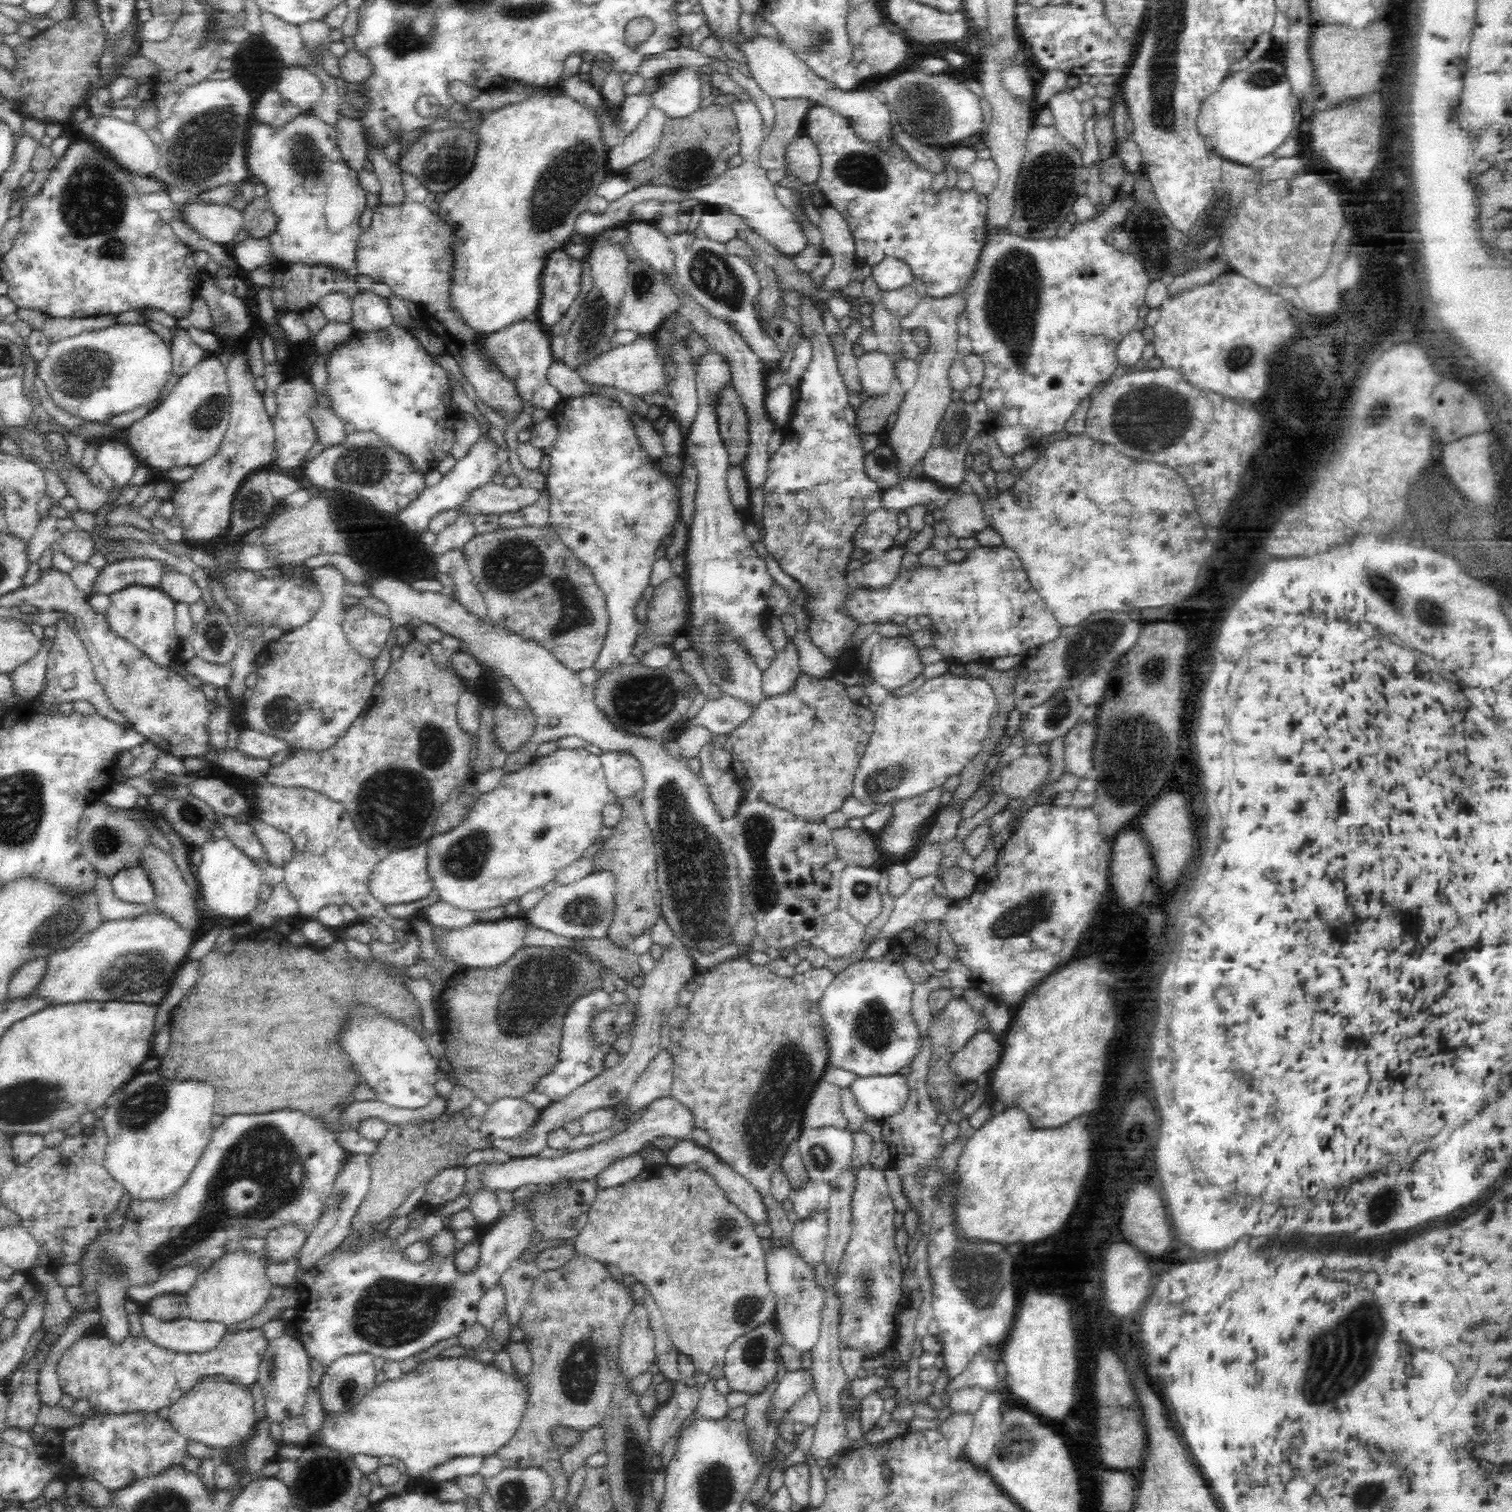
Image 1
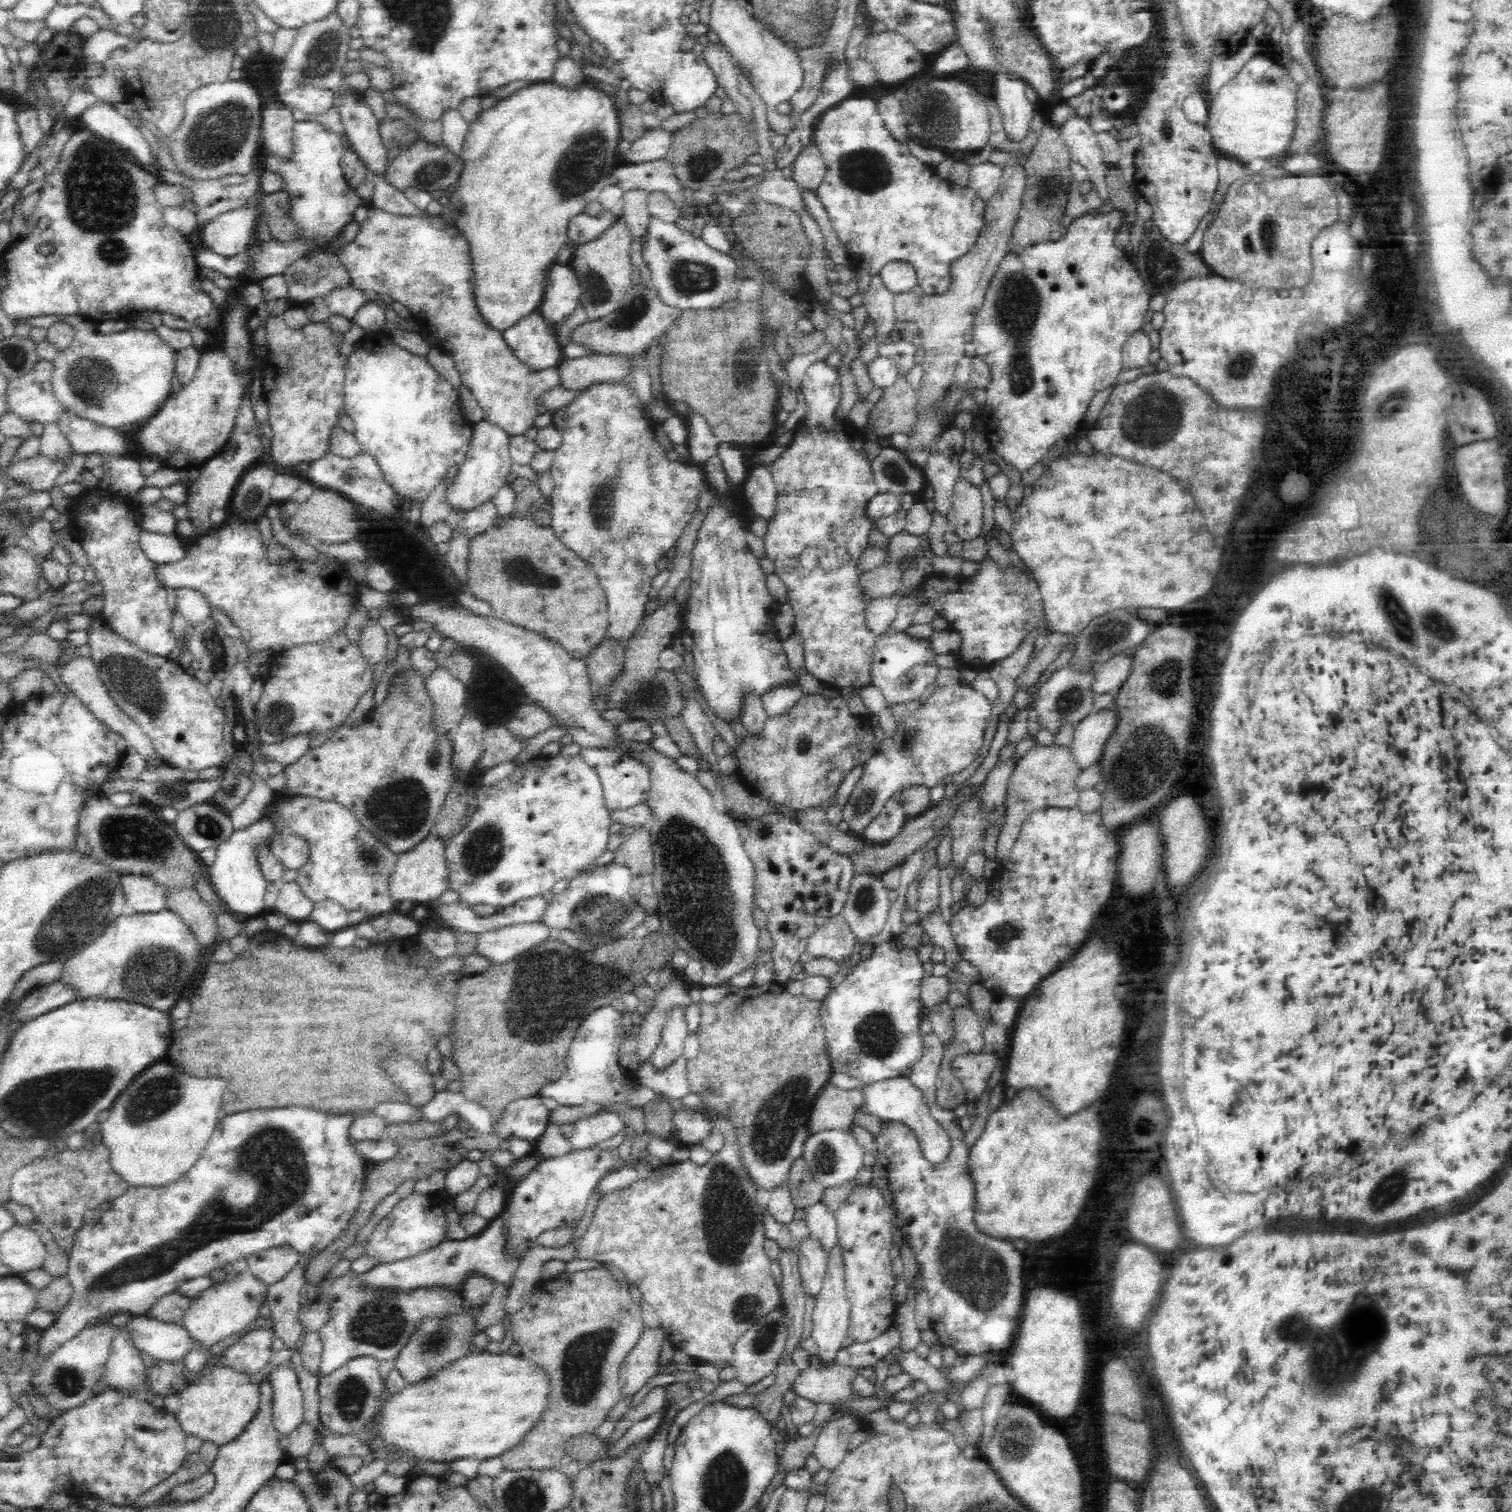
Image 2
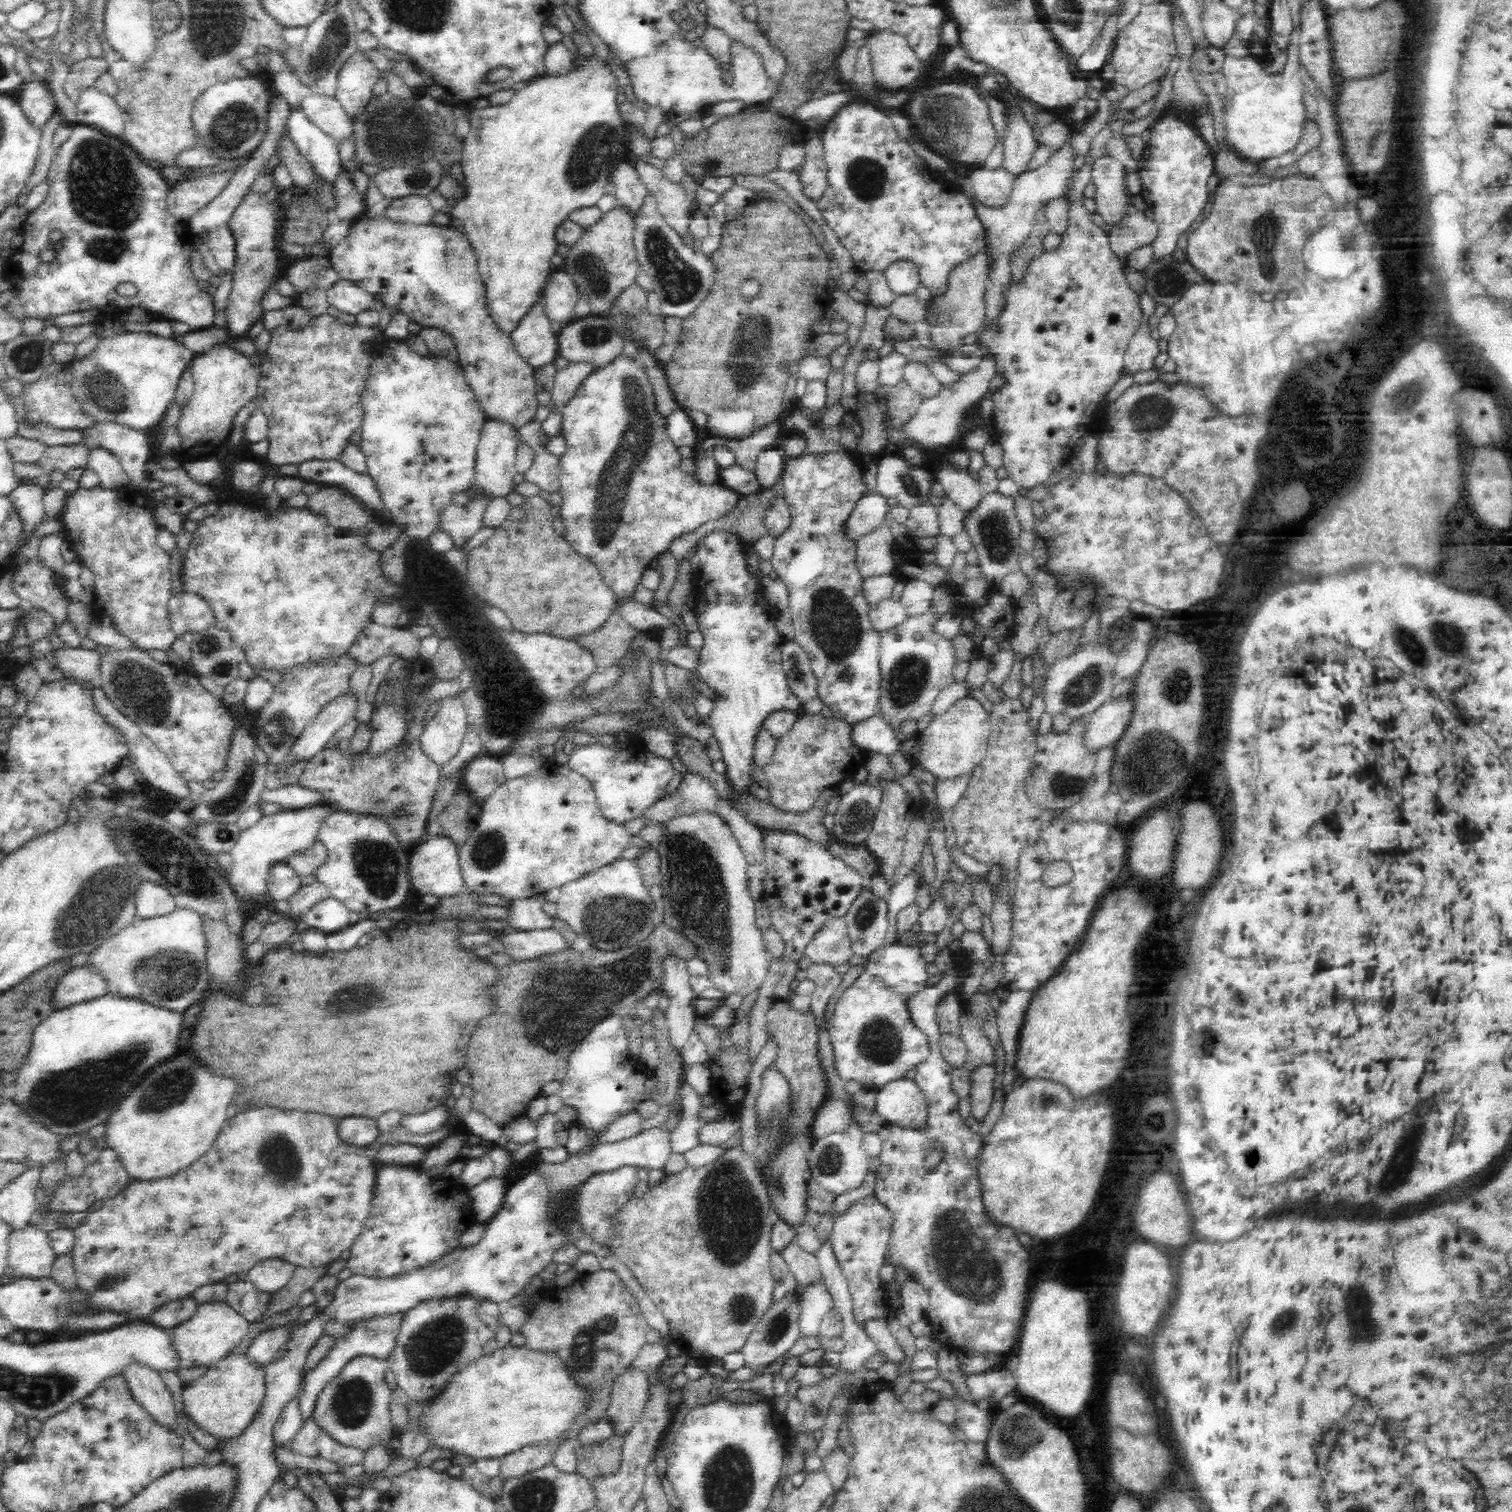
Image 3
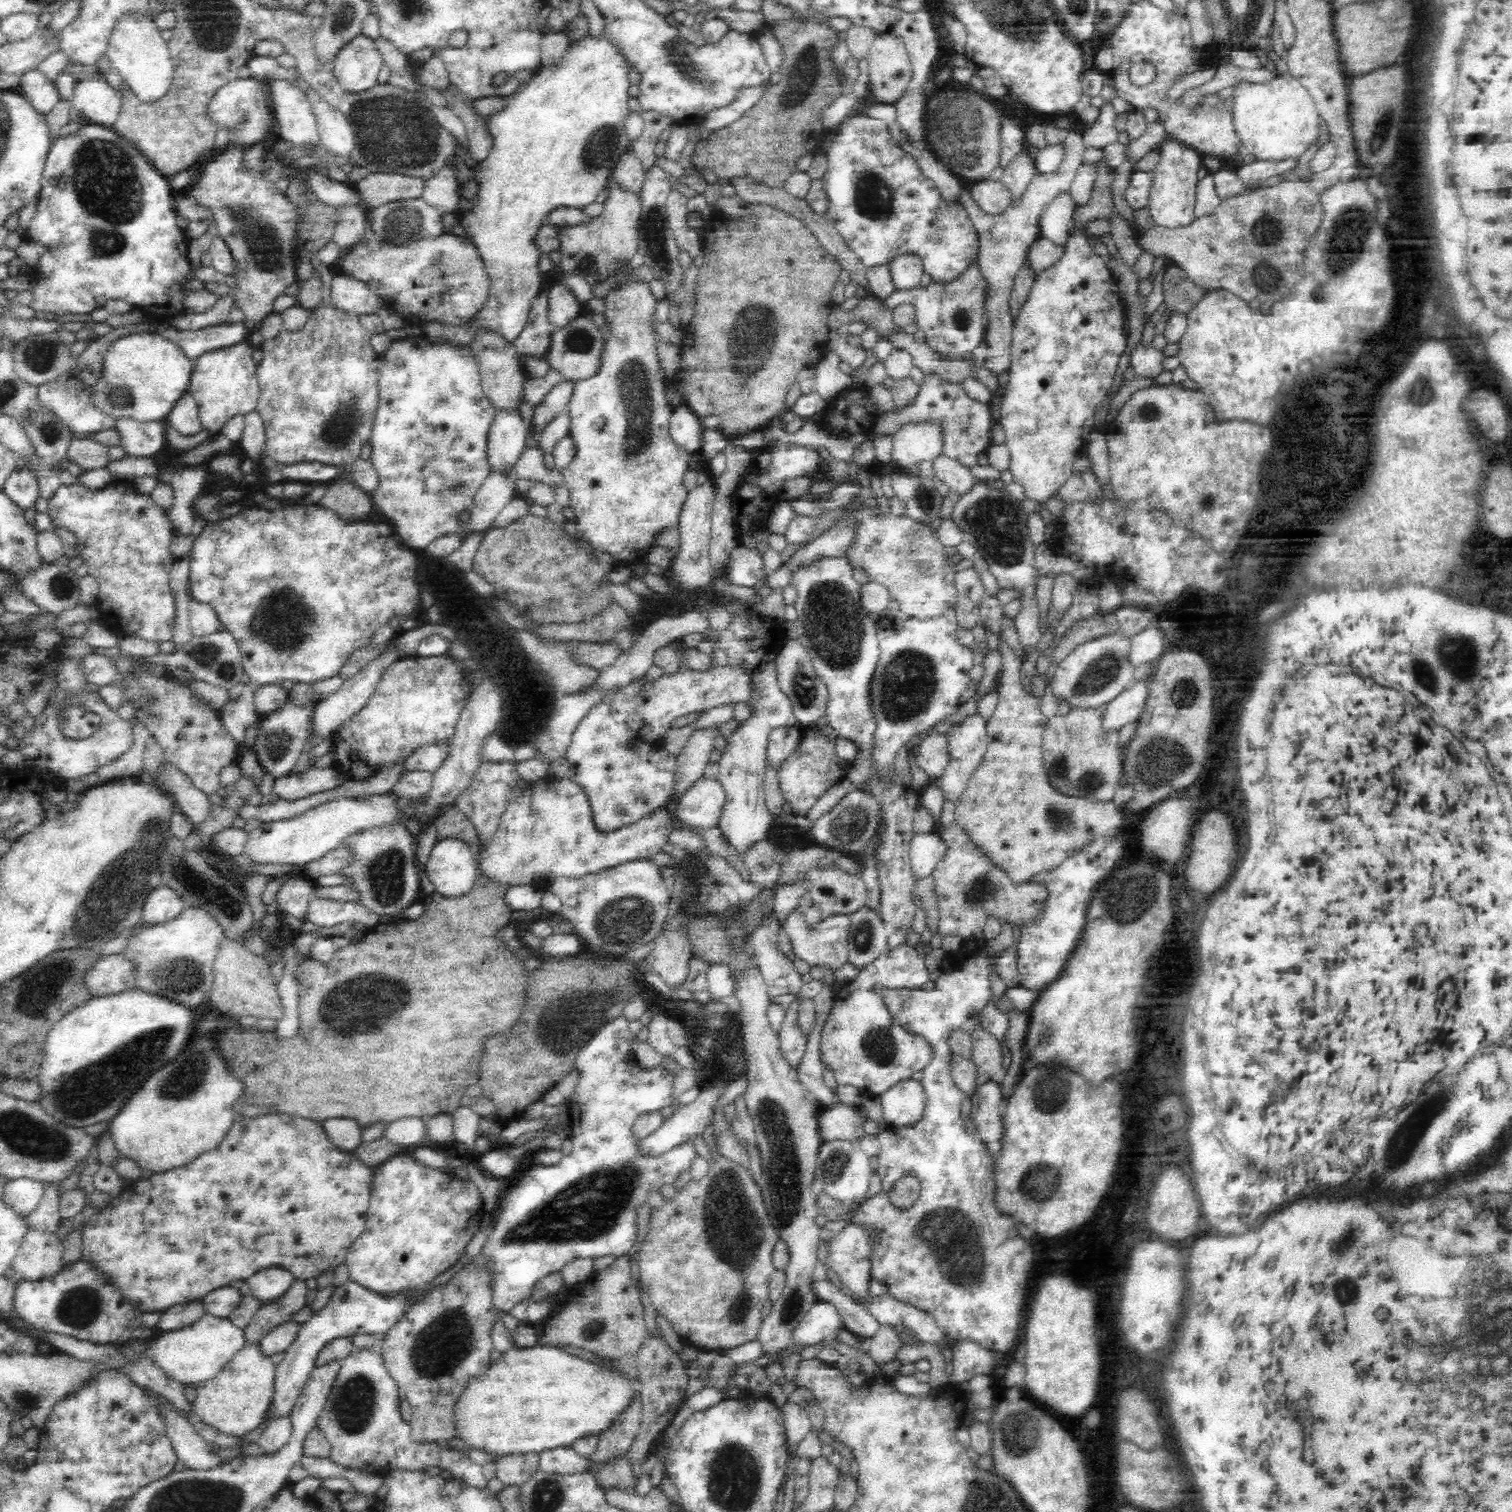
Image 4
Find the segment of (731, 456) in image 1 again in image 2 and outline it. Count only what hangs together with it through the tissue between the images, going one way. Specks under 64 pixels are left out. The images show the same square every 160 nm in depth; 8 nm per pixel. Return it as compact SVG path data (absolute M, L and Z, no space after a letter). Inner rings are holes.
M764 201L759 206L761 207L758 213L746 208L740 216L732 219L731 227L737 240L764 268L764 283L768 287L762 293L762 300L756 304L740 301L734 304L734 308L722 312L682 310L663 333L662 337L665 340L661 346L659 365L664 399L684 402L692 409L700 410L716 440L719 443L728 443L730 447L740 451L740 454L752 452L752 446L757 442L765 442L768 432L775 426L775 406L778 405L779 388L772 384L768 374L768 365L763 347L759 343L757 327L762 325L762 322L770 322L770 327L774 330L784 326L788 334L796 331L796 321L799 318L793 309L797 301L810 294L806 289L804 270L810 260L811 246L799 214L778 204Z

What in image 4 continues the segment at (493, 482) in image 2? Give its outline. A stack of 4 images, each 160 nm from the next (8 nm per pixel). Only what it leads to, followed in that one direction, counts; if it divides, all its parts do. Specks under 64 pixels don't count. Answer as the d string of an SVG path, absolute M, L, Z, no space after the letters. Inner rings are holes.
M497 412L486 438L486 460L490 473L511 473L525 449L526 425L519 414Z

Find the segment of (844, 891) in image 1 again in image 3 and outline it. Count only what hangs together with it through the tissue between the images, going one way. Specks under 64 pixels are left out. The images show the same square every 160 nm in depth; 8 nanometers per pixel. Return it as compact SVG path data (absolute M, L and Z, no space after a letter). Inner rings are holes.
M865 885L844 916L854 954L871 956L876 948L882 947L889 926L888 915L887 900Z

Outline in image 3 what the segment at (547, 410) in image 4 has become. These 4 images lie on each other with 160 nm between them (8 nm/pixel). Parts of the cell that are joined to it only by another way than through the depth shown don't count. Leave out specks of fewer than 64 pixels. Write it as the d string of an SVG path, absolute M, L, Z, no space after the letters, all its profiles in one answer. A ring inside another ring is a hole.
M589 360L569 362L566 366L556 367L555 385L552 391L554 405L567 404L578 388L581 387L582 382L601 368L602 366L598 366Z

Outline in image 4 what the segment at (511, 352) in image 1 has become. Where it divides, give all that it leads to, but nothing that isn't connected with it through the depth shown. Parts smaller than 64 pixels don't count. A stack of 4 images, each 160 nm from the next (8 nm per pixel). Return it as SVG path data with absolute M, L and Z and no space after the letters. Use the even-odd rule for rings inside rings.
M542 292L532 304L524 329L513 341L519 355L546 358L552 344L552 334L558 329L549 321L548 308L548 296Z

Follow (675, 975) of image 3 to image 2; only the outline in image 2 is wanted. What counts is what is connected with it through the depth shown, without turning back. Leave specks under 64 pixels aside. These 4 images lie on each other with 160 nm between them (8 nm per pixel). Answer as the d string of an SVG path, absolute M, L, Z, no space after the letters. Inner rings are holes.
M684 1008L672 1010L671 1017L662 1032L660 1044L649 1060L652 1069L662 1072L683 1054L683 1042L689 1034L683 1014Z

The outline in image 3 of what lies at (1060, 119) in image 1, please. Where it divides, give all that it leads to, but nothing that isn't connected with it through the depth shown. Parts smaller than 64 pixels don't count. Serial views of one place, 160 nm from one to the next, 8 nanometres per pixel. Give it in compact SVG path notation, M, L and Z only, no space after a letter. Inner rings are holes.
M1091 143L1084 154L1088 169L1090 169L1090 182L1095 186L1094 199L1095 212L1101 214L1108 223L1116 224L1118 216L1124 210L1124 165L1113 156L1104 154L1091 154Z

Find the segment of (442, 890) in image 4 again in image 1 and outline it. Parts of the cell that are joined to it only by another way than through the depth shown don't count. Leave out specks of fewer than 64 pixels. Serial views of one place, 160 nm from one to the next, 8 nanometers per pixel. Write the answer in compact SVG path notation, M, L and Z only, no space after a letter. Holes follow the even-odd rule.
M424 843L412 848L405 848L379 856L374 864L367 883L370 897L387 909L392 905L408 904L426 898L433 890L428 871L426 871L426 845Z

